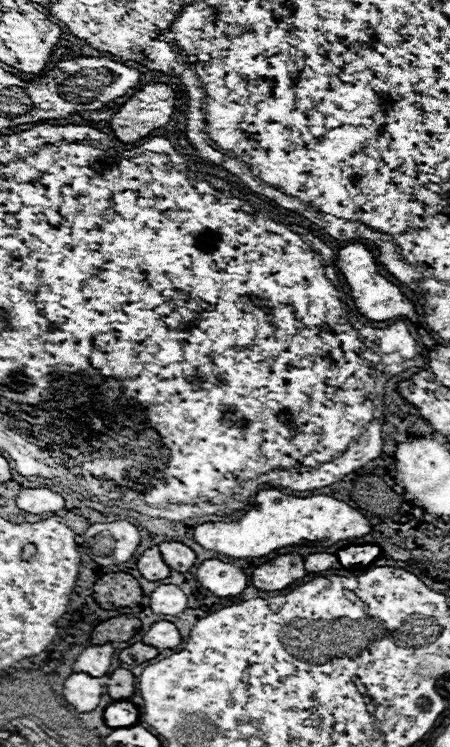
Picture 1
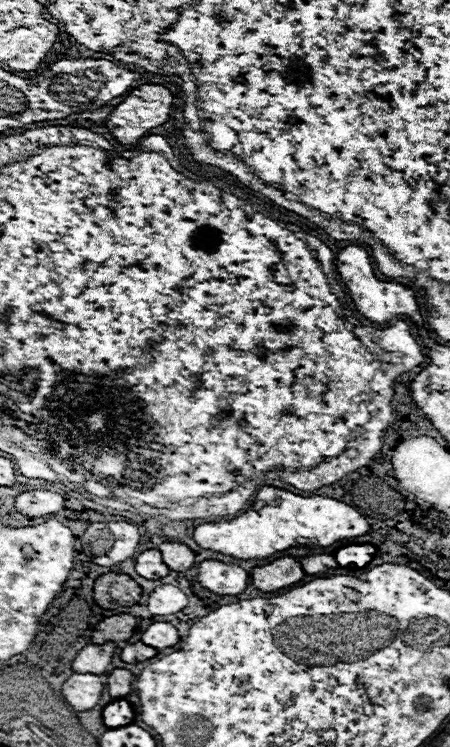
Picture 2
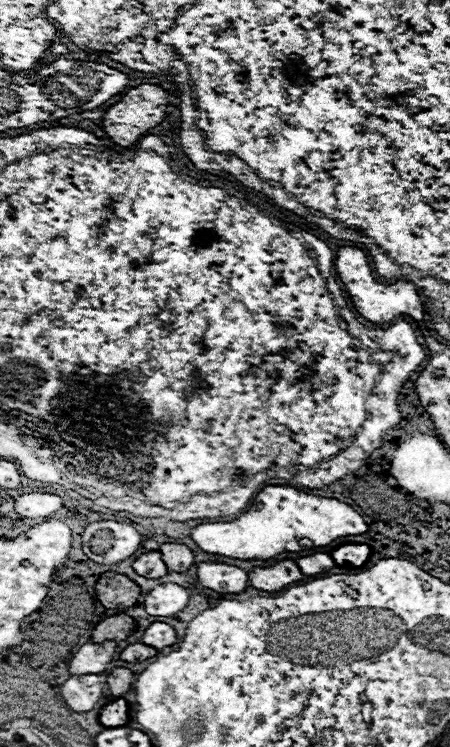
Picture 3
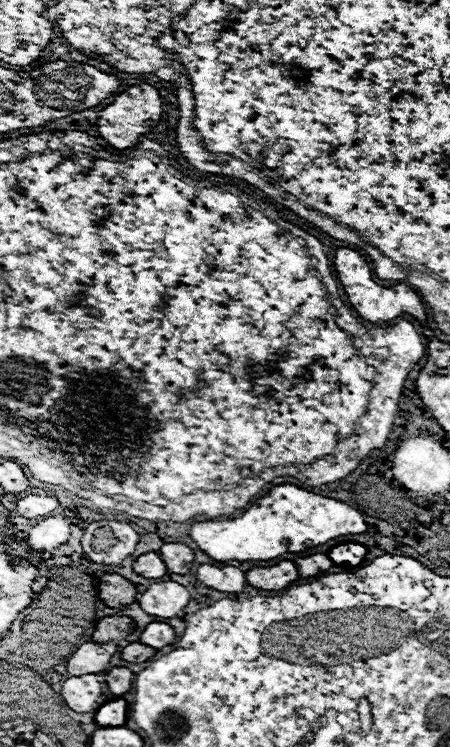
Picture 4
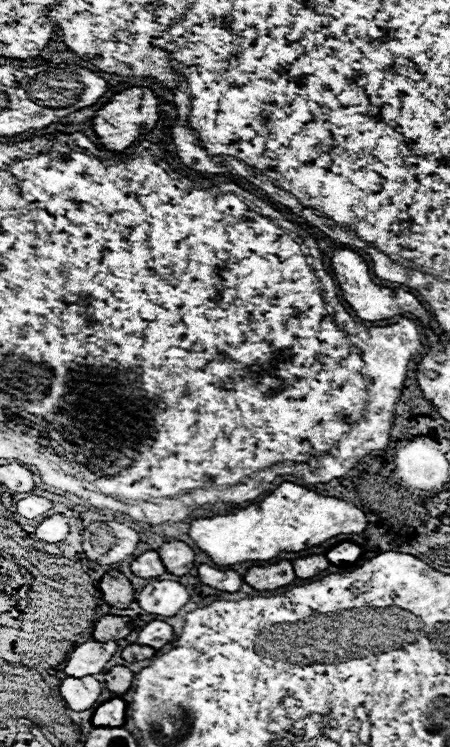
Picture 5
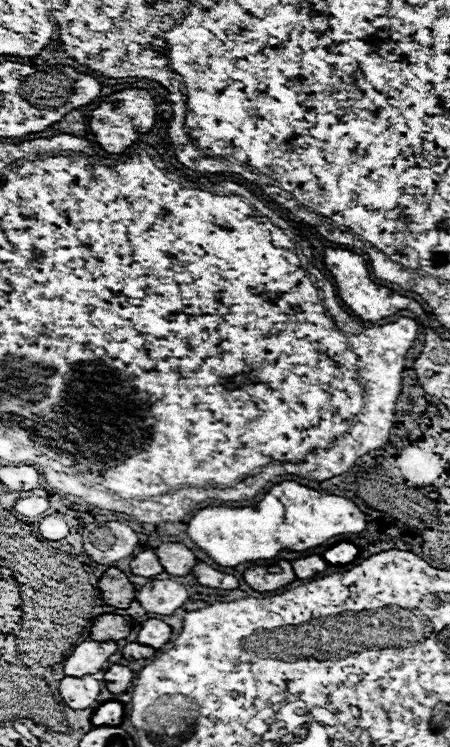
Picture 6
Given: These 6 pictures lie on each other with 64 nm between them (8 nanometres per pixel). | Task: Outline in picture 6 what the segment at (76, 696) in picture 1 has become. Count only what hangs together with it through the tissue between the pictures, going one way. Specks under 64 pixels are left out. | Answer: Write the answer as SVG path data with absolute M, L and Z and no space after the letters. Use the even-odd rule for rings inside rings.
M66 676L60 680L60 696L72 710L84 710L90 708L100 694L100 682L94 676Z

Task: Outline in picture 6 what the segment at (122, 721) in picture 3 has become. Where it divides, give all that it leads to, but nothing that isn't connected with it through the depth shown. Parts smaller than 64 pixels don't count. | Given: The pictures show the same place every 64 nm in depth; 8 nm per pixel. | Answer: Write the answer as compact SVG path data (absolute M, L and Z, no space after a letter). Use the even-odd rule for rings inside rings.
M118 700L106 702L92 714L94 726L120 726L124 720L124 704Z

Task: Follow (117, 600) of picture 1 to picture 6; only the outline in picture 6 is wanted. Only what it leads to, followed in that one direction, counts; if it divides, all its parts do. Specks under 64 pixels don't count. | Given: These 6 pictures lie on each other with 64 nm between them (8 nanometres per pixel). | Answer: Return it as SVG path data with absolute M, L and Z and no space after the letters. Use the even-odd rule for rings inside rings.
M108 568L104 572L104 576L98 582L98 590L102 592L102 600L108 606L122 608L122 610L126 610L130 606L130 602L134 600L134 594L136 594L134 584L118 568Z

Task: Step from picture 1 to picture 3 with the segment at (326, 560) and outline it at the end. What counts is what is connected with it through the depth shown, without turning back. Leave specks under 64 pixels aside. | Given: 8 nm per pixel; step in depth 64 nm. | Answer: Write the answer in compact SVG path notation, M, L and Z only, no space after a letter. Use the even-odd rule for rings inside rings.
M318 552L318 554L314 554L314 556L300 558L300 560L296 560L296 562L298 562L302 574L306 574L306 576L314 576L314 574L326 572L326 570L330 570L330 568L336 566L336 562L332 560L332 556L330 556L330 554L322 554L322 552Z

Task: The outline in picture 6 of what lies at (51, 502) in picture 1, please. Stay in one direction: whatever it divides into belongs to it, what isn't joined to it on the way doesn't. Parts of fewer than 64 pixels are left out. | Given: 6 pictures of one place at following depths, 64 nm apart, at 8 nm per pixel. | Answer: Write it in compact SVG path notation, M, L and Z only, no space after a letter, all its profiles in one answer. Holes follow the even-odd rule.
M28 496L28 498L22 498L14 504L14 510L20 514L20 516L40 516L42 512L48 510L48 500L42 498L42 496Z

